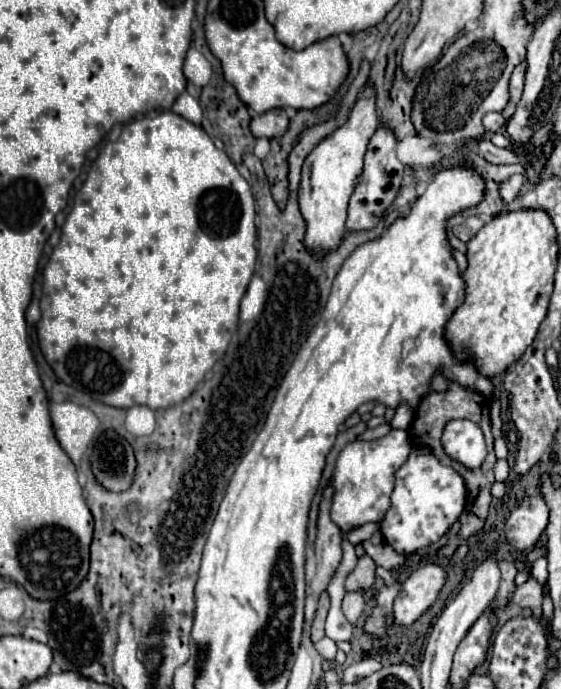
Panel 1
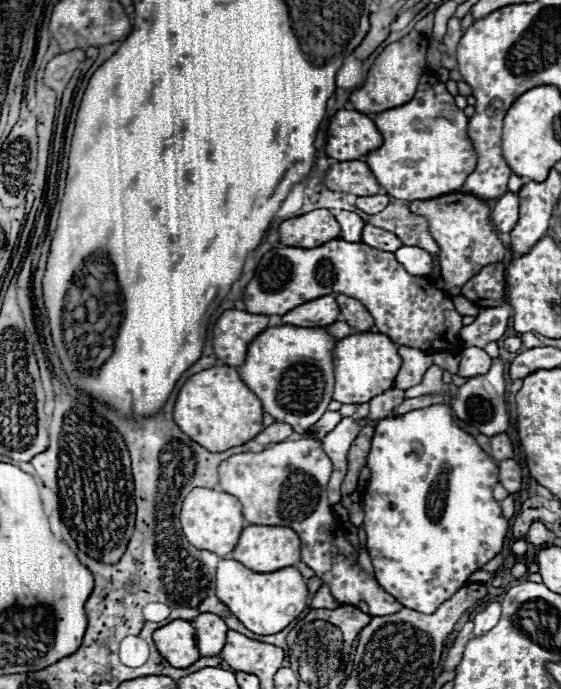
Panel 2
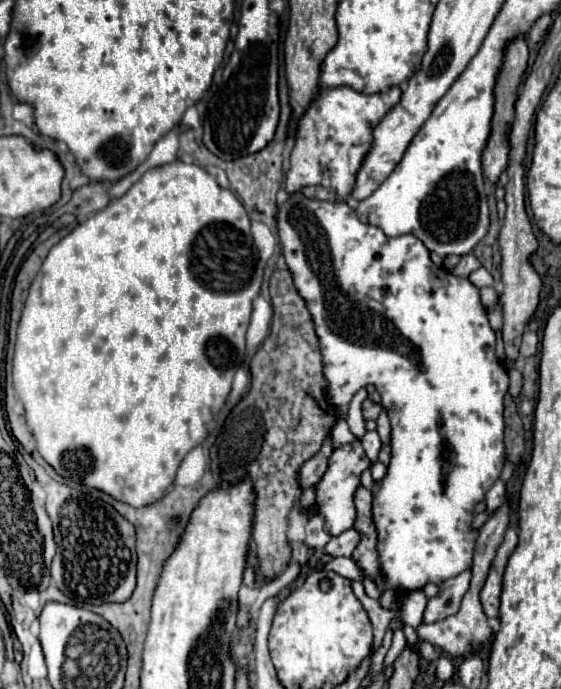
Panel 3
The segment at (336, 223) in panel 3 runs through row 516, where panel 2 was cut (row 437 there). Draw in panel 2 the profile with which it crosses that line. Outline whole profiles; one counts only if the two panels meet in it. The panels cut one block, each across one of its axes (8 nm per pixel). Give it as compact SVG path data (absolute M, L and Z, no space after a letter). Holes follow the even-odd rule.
M432 404L380 420L372 438L368 468L370 480L364 492L364 530L376 580L402 606L432 614L466 584L470 574L502 550L508 520L502 516L500 504L492 498L492 488L498 482L498 466L468 432L454 424L448 406Z

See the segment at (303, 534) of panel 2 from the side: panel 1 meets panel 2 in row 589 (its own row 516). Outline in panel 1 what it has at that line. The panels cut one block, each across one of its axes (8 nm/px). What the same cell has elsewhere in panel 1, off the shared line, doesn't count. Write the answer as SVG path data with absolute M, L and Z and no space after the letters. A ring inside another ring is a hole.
M390 430L386 436L366 442L354 440L350 442L336 460L334 476L332 476L332 508L330 516L340 526L340 530L352 530L366 522L380 522L386 508L390 508L390 492L394 482L394 472L406 462L412 450L410 438L406 430Z

